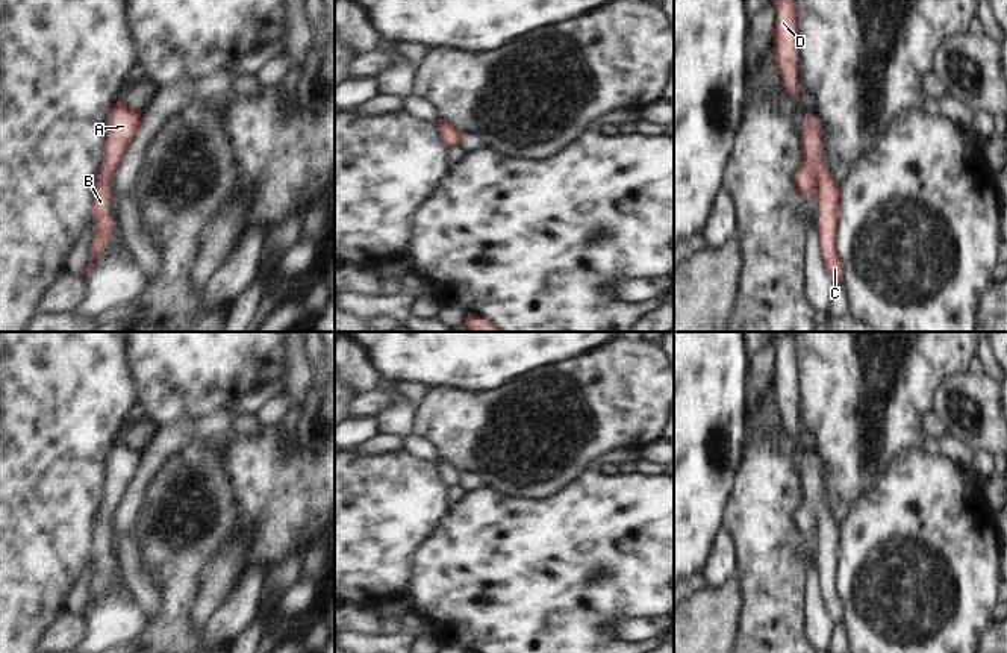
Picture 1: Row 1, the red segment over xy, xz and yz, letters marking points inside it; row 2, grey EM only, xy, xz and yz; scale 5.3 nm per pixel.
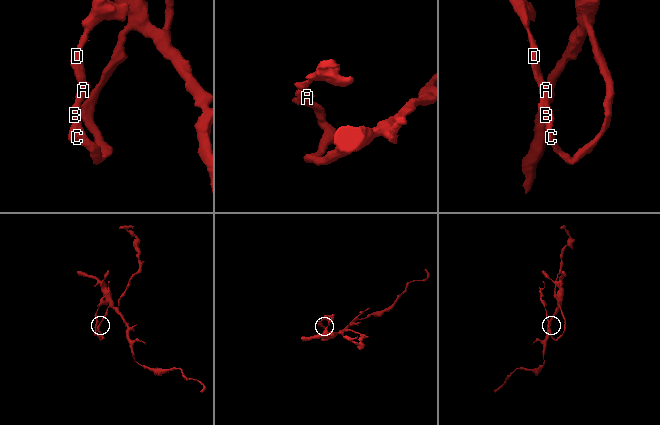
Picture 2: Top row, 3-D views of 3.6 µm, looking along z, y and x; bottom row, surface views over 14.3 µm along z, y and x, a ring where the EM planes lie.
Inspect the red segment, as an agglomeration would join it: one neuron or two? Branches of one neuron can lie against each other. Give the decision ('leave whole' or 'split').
leave whole

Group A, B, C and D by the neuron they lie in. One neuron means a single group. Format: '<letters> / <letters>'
A B C D

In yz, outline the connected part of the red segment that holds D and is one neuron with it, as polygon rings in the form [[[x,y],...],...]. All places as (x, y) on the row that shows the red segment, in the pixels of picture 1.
[[[774,0],[775,30],[774,30],[774,61],[778,67],[783,86],[800,98],[797,77],[797,62],[800,50],[800,32],[797,26],[797,9],[793,0]]]

